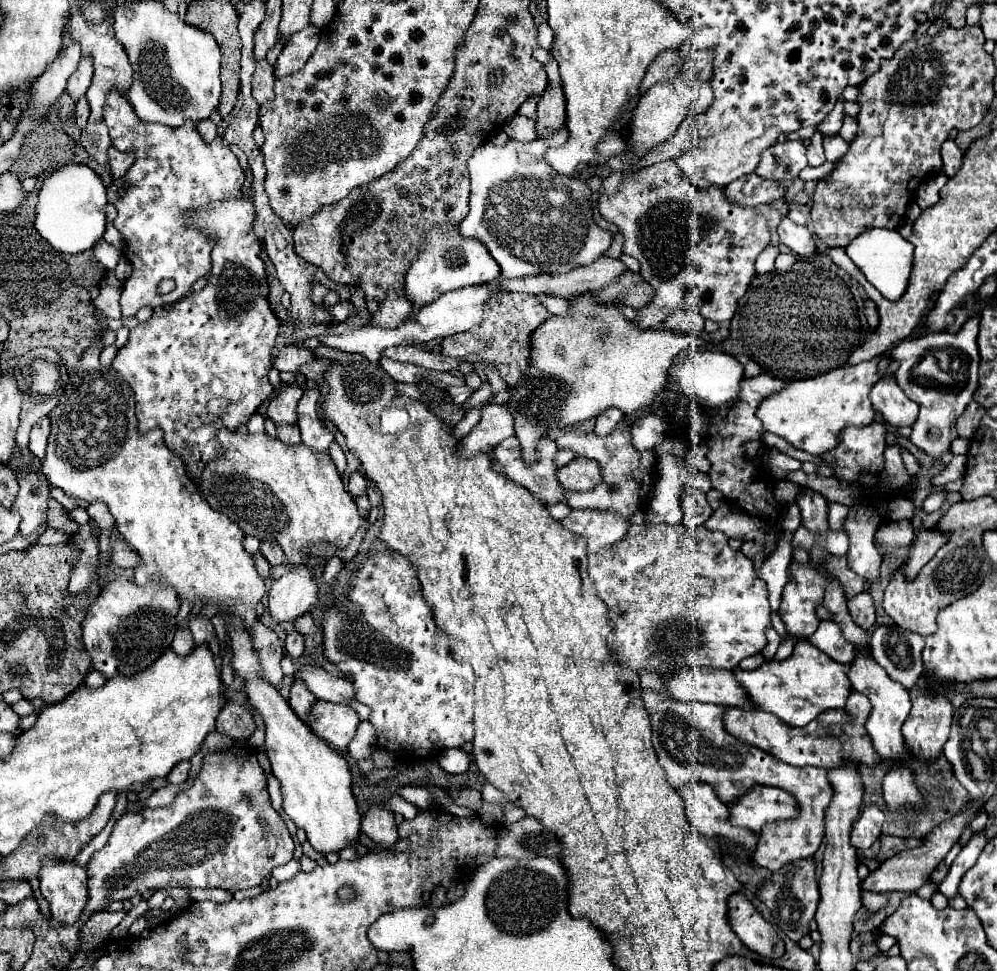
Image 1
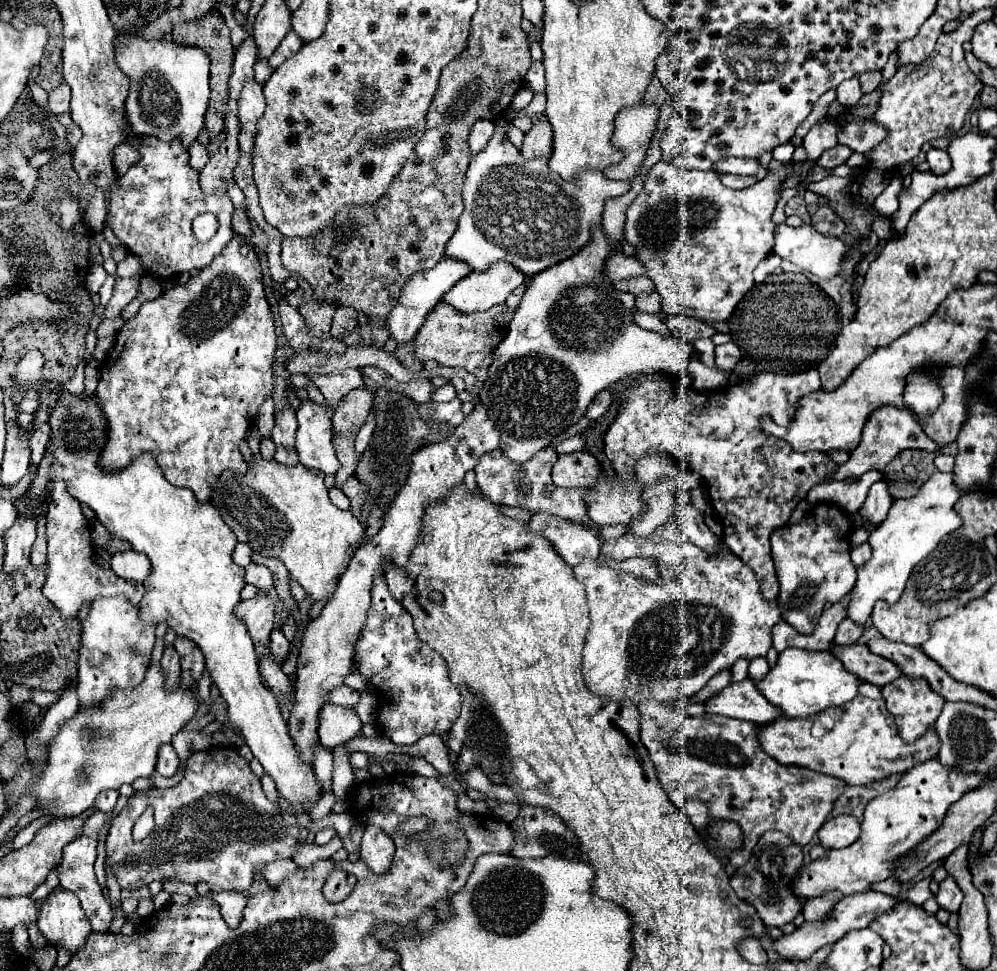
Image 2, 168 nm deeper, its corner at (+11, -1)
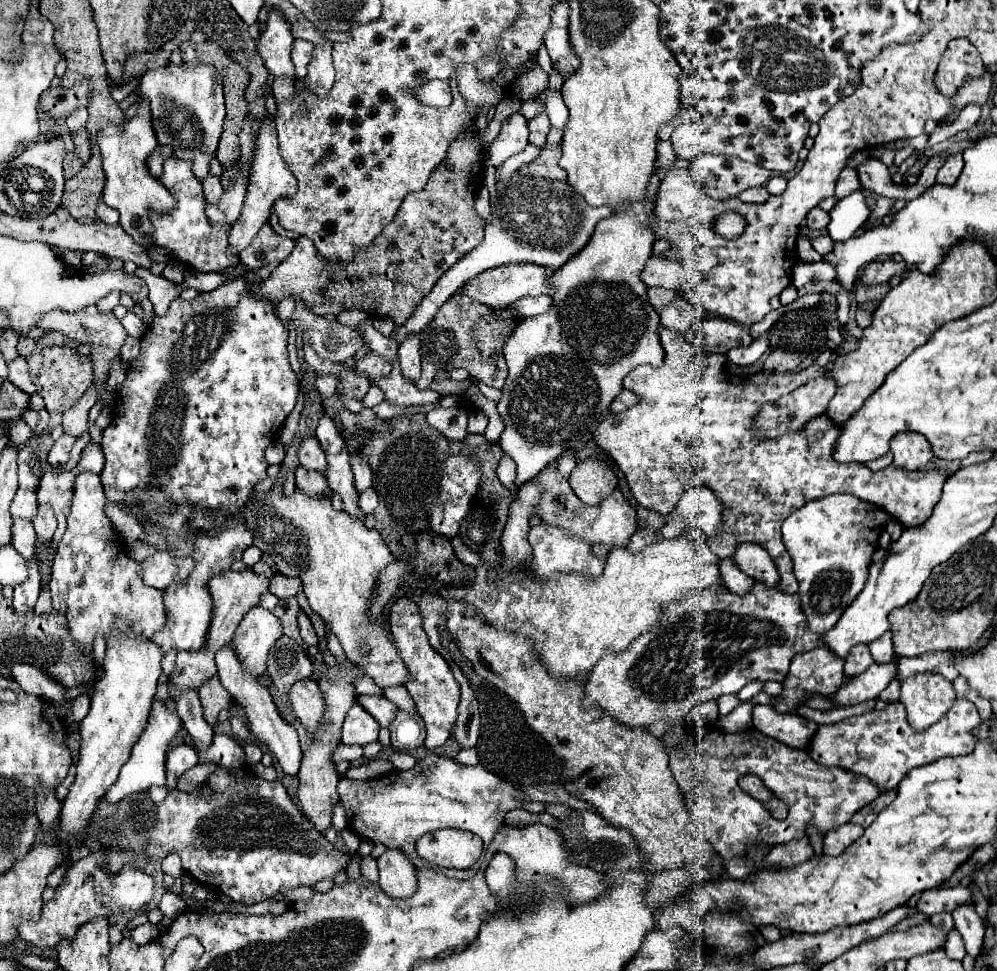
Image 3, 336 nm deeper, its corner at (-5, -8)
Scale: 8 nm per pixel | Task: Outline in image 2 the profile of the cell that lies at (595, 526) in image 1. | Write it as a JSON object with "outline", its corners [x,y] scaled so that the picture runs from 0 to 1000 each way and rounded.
{"outline":[[[550,527],[536,529],[530,538],[530,546],[548,554],[570,583],[578,583],[586,577],[596,577],[602,571],[604,556],[600,546],[558,533]]]}

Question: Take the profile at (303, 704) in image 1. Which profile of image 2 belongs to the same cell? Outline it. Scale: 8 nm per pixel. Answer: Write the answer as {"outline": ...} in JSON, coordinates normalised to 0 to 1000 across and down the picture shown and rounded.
{"outline":[[[319,766],[319,777],[315,781],[315,795],[317,795],[317,801],[323,805],[323,818],[333,816],[333,793],[335,793],[333,772]]]}

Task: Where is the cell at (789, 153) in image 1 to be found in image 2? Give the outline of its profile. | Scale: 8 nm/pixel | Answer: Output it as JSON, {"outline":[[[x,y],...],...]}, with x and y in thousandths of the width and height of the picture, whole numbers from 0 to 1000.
{"outline":[[[728,163],[718,167],[716,177],[720,179],[744,179],[744,181],[758,181],[760,165],[756,163]]]}

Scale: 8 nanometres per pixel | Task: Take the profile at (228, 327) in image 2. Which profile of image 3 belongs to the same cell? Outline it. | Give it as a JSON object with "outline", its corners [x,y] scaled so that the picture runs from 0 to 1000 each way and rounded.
{"outline":[[[245,285],[229,287],[227,291],[217,296],[215,300],[201,302],[193,310],[185,310],[185,308],[177,306],[171,312],[171,318],[166,320],[166,324],[162,324],[162,326],[156,324],[154,333],[140,347],[140,366],[134,372],[130,372],[126,390],[114,411],[114,429],[112,429],[110,438],[102,444],[100,458],[102,458],[104,471],[106,471],[106,479],[100,487],[100,493],[102,493],[106,514],[112,518],[132,518],[132,516],[140,518],[142,516],[146,528],[169,526],[177,518],[193,518],[195,530],[193,530],[191,541],[195,545],[211,547],[215,543],[221,543],[225,539],[227,530],[235,530],[247,518],[249,508],[255,504],[255,499],[267,493],[269,475],[265,473],[265,462],[273,454],[279,452],[279,444],[281,444],[283,436],[287,434],[287,429],[291,427],[291,423],[295,421],[297,411],[299,411],[299,386],[293,382],[293,378],[289,374],[289,339],[279,329],[277,316],[269,308],[261,306]]]}

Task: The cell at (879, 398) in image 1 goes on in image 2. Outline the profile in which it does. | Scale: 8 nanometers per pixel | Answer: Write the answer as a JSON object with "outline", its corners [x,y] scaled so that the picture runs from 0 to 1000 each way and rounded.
{"outline":[[[887,418],[887,420],[879,422],[871,430],[871,435],[867,439],[867,445],[865,445],[863,459],[853,468],[853,474],[849,478],[845,478],[841,482],[841,486],[837,488],[837,492],[832,492],[830,496],[835,496],[835,494],[849,494],[849,492],[855,492],[855,490],[865,490],[871,484],[887,486],[889,478],[895,472],[899,472],[905,463],[931,463],[931,465],[939,465],[941,459],[927,447],[923,437],[915,430],[915,426],[911,422],[901,422],[897,418]]]}

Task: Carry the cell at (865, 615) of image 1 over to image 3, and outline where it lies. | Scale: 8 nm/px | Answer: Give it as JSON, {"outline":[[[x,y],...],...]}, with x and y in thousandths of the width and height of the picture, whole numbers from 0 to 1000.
{"outline":[[[861,662],[853,668],[851,677],[849,677],[849,685],[847,685],[847,695],[849,697],[857,697],[857,695],[863,695],[867,689],[871,689],[873,685],[877,683],[873,670],[871,670],[871,664],[867,662]]]}

